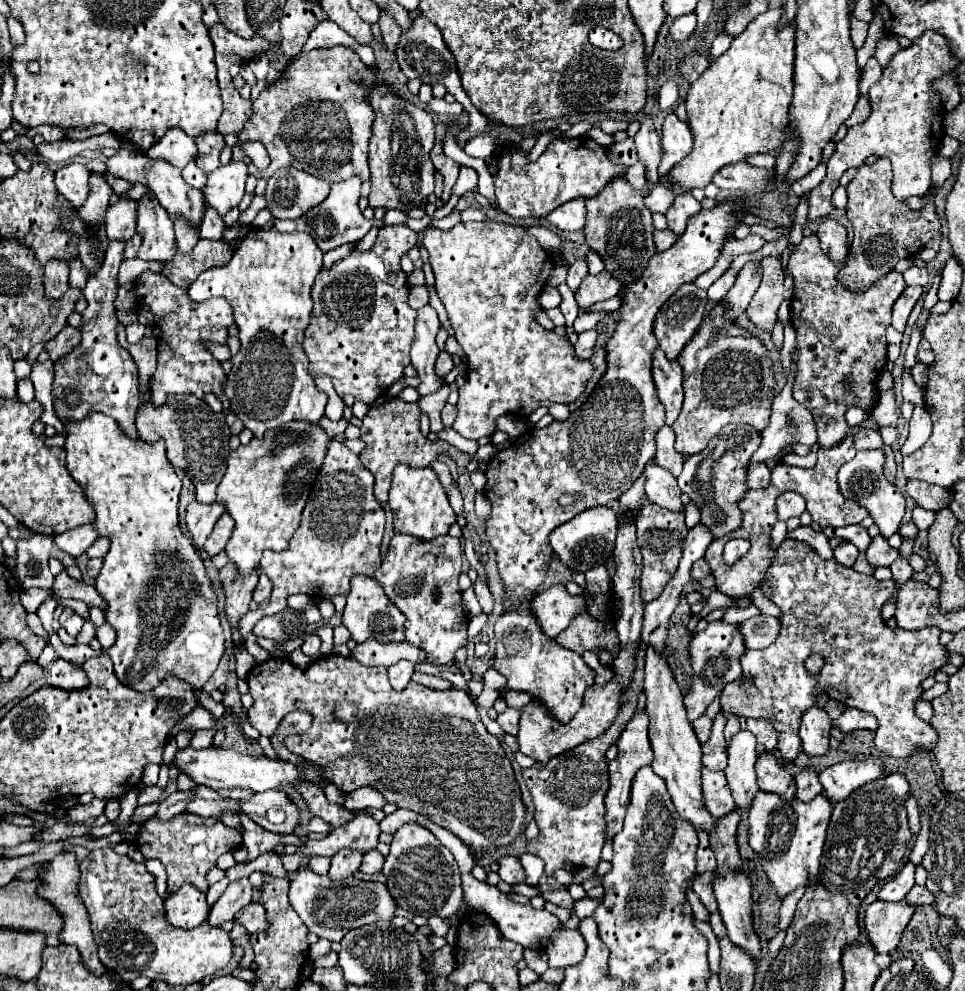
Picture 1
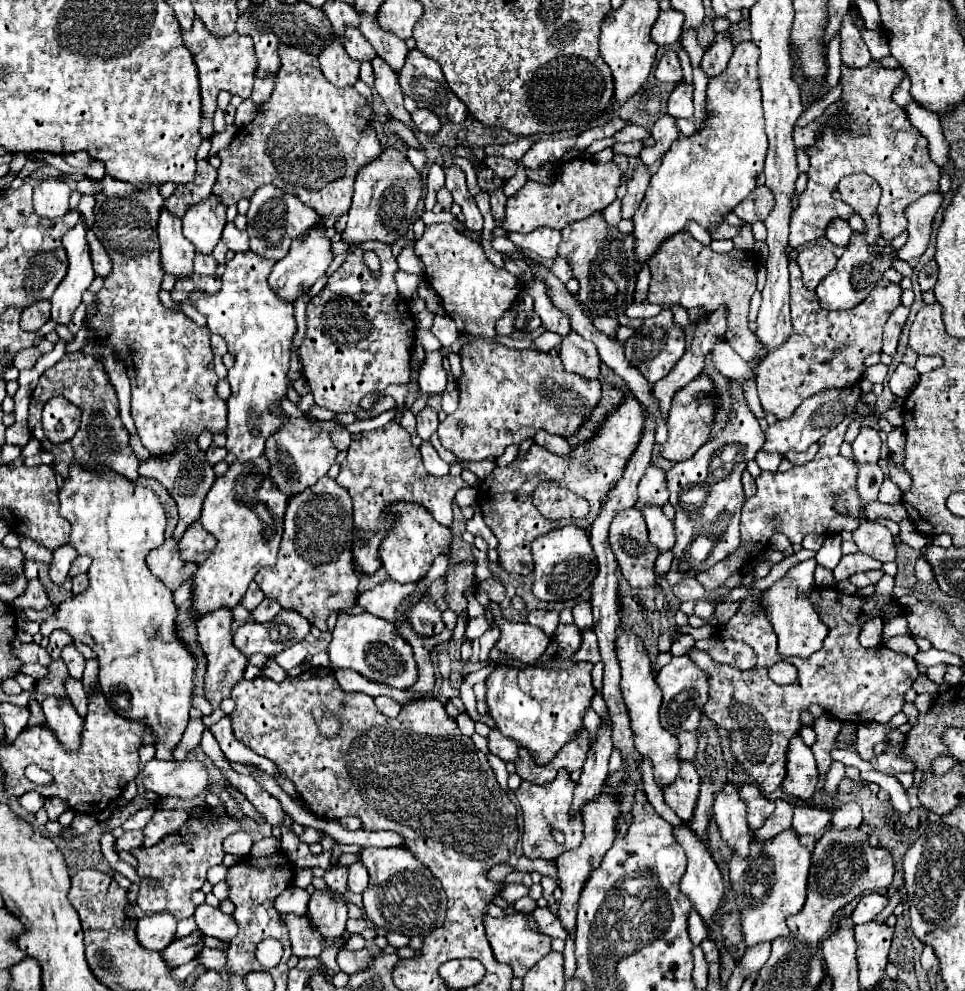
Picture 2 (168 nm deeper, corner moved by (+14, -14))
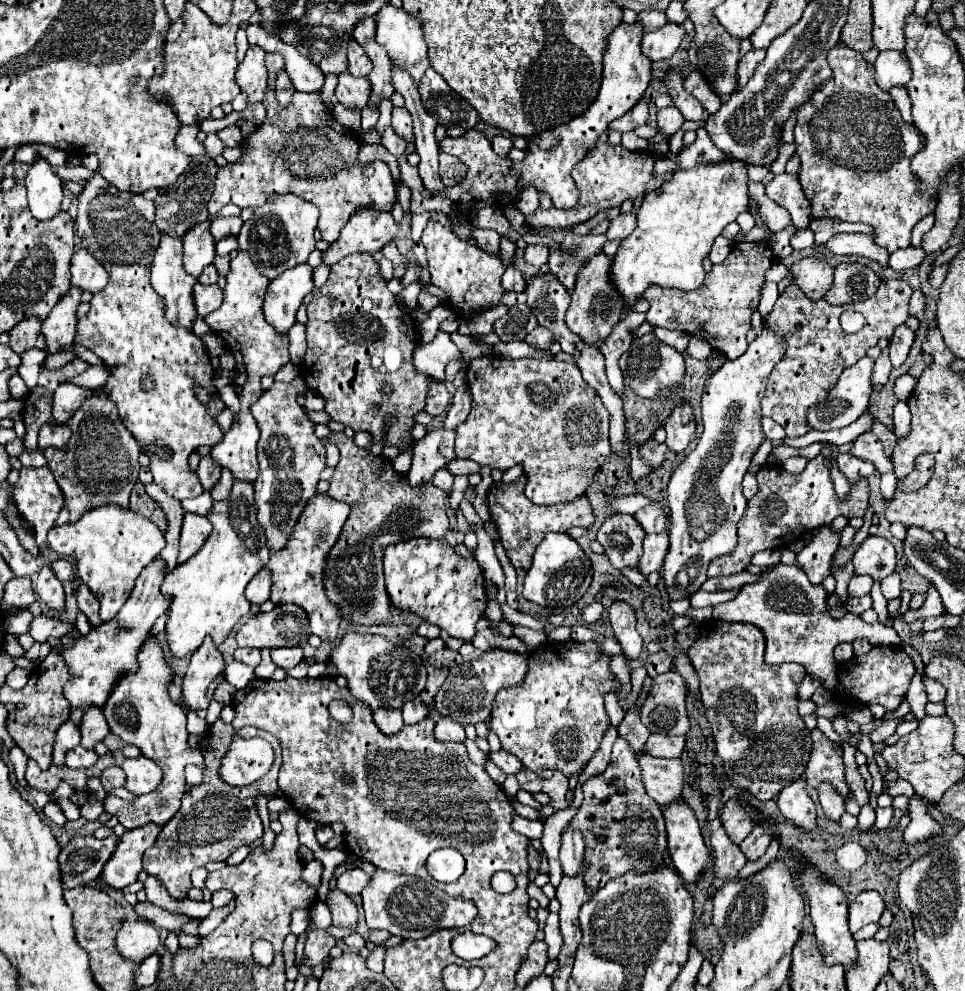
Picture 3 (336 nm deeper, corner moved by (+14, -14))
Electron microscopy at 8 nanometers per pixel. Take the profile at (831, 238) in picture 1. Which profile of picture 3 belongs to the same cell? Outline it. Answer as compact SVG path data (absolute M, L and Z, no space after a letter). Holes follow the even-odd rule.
M807 256L791 266L795 284L813 300L825 296L833 282L833 266L817 256Z

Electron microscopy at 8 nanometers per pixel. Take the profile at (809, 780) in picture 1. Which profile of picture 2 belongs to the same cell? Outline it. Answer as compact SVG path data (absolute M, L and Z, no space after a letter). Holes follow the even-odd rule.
M777 800L775 812L765 820L765 824L753 832L755 842L767 842L775 838L779 832L791 828L791 818L793 818L793 806L789 802Z

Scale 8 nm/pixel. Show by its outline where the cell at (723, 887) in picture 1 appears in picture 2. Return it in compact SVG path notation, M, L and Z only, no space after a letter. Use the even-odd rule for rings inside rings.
M685 822L681 826L673 826L673 836L687 854L687 870L685 870L685 874L681 878L681 890L689 896L689 900L693 902L693 908L703 916L703 920L711 922L715 910L723 902L723 878L721 878L721 872L719 872L715 860L711 858L711 852L705 848L703 840L699 840L699 836L689 828L689 822Z

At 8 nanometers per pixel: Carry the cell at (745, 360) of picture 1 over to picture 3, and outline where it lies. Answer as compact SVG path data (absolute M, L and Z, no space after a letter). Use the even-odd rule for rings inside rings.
M689 402L675 406L673 412L667 416L663 428L667 430L667 448L677 452L677 454L683 452L695 436L693 406Z

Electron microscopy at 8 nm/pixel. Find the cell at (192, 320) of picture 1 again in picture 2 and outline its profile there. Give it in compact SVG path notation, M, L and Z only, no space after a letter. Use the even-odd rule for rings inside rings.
M105 176L101 180L103 194L95 194L95 224L93 232L105 246L113 270L107 276L103 288L97 296L97 310L87 314L87 324L95 332L101 346L113 348L115 356L125 364L127 376L131 380L131 416L135 420L141 444L151 456L163 458L177 452L185 440L197 440L201 432L225 434L227 430L227 404L217 396L217 374L213 370L213 354L209 346L211 332L197 326L191 318L179 312L171 312L159 300L161 288L161 268L157 268L157 222L163 208L163 196L157 186L137 188L121 180Z

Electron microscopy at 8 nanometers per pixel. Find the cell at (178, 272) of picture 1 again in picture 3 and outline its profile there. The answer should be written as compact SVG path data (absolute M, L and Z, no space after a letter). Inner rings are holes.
M195 284L193 288L193 300L195 300L195 308L199 316L207 316L209 312L213 312L221 302L223 302L223 290L219 288L219 284Z

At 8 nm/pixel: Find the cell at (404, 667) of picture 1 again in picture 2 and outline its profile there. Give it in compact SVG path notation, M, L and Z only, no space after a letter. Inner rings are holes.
M387 696L375 698L375 706L377 706L377 710L379 710L381 714L385 714L385 716L389 716L389 718L397 718L397 716L399 716L399 710L401 710L401 706L399 706L395 700L387 698Z

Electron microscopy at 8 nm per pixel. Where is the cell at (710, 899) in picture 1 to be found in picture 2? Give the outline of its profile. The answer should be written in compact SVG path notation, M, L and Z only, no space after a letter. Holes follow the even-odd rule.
M693 910L691 916L689 916L689 934L691 934L691 942L693 942L695 946L699 946L699 944L707 938L705 922L703 922L703 918L699 916L697 910Z

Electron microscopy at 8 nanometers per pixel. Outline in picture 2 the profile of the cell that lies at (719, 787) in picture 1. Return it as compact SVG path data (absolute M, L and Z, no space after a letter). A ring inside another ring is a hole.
M681 760L679 762L679 774L677 780L669 786L663 786L663 798L665 804L685 822L691 820L693 816L693 806L699 796L699 774L691 762Z

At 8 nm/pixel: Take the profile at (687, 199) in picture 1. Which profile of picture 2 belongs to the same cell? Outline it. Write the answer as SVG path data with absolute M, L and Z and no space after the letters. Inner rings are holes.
M689 232L677 234L673 240L665 240L661 244L661 252L653 256L647 264L651 270L651 288L649 302L651 304L681 304L685 308L703 308L705 314L713 314L715 310L725 310L727 316L727 332L725 342L743 358L757 358L757 338L749 330L749 302L757 284L757 262L755 252L747 250L731 250L727 254L713 254L709 246L703 248Z

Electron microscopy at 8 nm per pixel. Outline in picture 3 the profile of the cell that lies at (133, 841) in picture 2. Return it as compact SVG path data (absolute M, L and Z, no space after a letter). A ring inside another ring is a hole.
M111 834L105 840L97 840L93 836L73 836L71 842L59 854L61 878L67 888L87 884L97 878L103 866L109 862L117 848L119 836Z

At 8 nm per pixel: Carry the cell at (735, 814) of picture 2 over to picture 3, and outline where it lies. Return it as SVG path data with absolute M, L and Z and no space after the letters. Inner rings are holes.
M723 826L711 832L711 848L713 848L713 858L715 858L713 870L715 870L715 876L721 880L737 876L739 870L747 864L745 854L741 852L739 844L733 844L733 840L729 840L729 834L725 832Z

